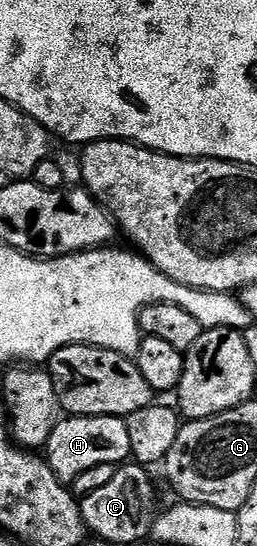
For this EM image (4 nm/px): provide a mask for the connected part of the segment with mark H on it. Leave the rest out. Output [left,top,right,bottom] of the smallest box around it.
[44,416,130,484]

